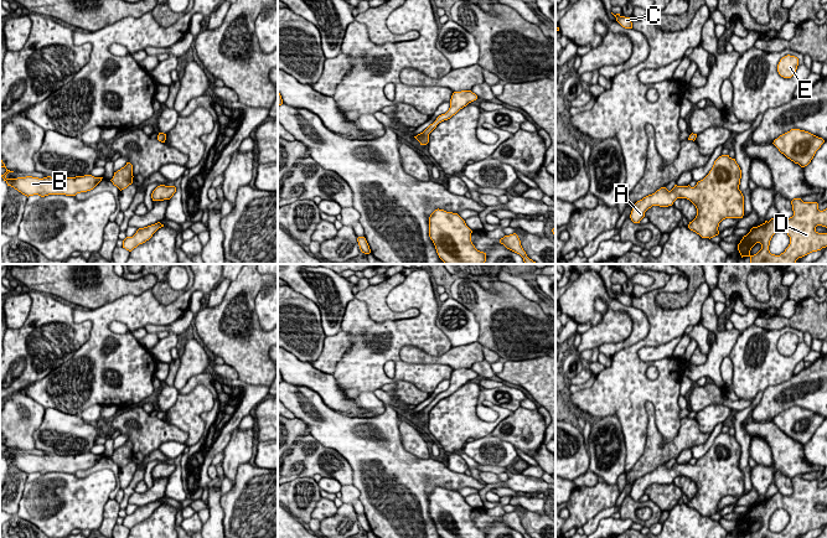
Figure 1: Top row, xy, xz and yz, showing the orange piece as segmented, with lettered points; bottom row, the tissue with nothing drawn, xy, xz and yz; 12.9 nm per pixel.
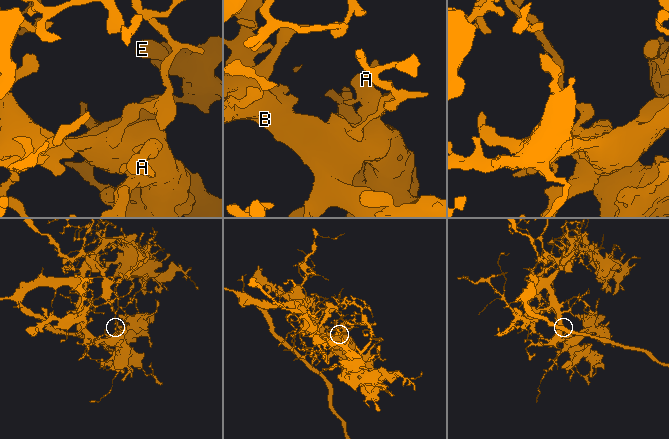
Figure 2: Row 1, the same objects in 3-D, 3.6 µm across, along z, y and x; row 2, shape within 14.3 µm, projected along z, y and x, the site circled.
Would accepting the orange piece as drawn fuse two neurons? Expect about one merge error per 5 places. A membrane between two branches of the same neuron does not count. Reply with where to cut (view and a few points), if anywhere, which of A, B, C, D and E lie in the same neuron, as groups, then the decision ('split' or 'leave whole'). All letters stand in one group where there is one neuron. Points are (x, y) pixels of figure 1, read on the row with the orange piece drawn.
cut none; groups A B C D E; leave whole

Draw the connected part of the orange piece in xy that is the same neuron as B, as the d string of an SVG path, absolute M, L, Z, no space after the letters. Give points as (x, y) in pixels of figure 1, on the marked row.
M6 169L4 175L0 175L7 186L14 187L19 192L25 196L38 195L41 197L48 195L66 195L66 196L76 196L81 192L87 192L93 190L103 177L94 177L92 175L76 176L76 177L17 177L17 179L7 179L6 175L9 172L14 172Z

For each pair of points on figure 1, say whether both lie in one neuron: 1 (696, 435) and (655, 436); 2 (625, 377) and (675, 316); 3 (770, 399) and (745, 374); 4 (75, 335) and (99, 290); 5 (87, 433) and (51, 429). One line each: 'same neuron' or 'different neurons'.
1: same neuron
2: same neuron
3: different neurons
4: different neurons
5: same neuron

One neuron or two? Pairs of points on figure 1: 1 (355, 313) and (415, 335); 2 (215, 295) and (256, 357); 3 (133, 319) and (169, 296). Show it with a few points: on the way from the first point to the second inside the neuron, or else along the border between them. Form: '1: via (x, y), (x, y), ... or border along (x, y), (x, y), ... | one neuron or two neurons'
1: via (370, 327), (372, 330), (401, 332) | one neuron
2: border along (231, 280), (223, 299), (217, 305), (207, 309) | two neurons
3: border along (150, 289), (161, 304), (170, 304), (186, 290) | two neurons

